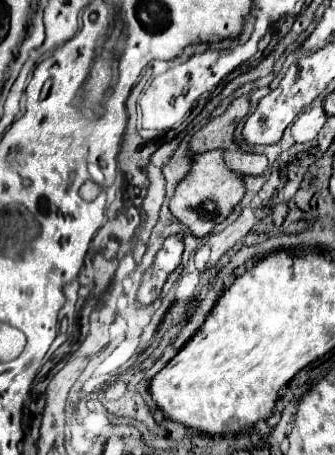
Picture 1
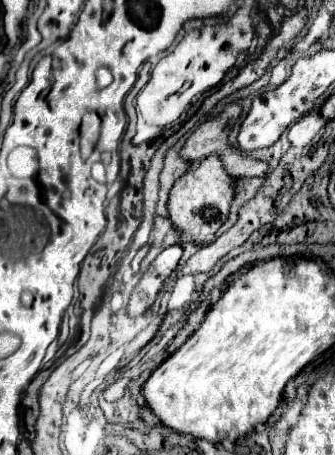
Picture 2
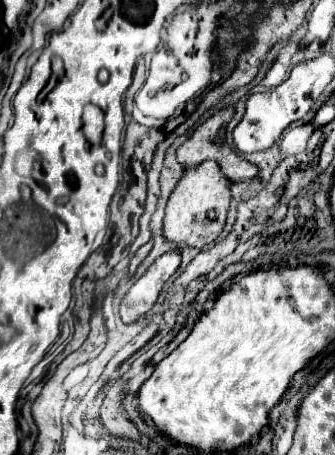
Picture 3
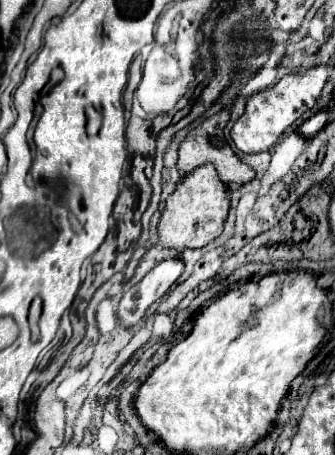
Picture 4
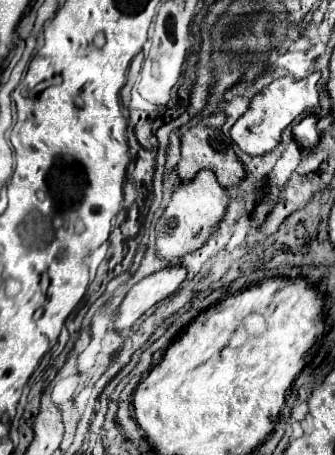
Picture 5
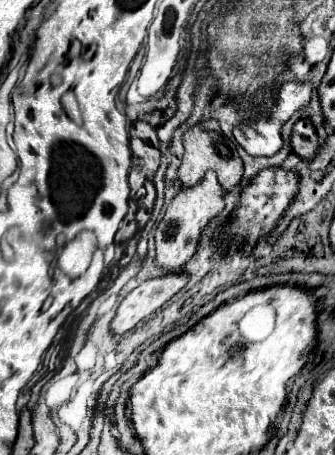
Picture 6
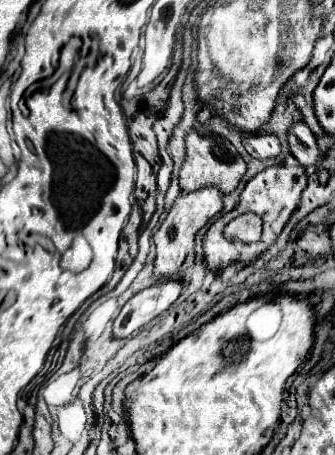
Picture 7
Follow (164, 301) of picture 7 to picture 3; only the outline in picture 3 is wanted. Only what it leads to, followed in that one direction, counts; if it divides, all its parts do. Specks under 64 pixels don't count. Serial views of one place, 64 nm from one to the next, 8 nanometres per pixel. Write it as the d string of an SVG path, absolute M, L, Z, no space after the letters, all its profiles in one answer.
M180 252L162 254L148 272L132 284L126 296L120 302L120 318L126 324L138 322L158 300L164 284L174 276L180 268Z

